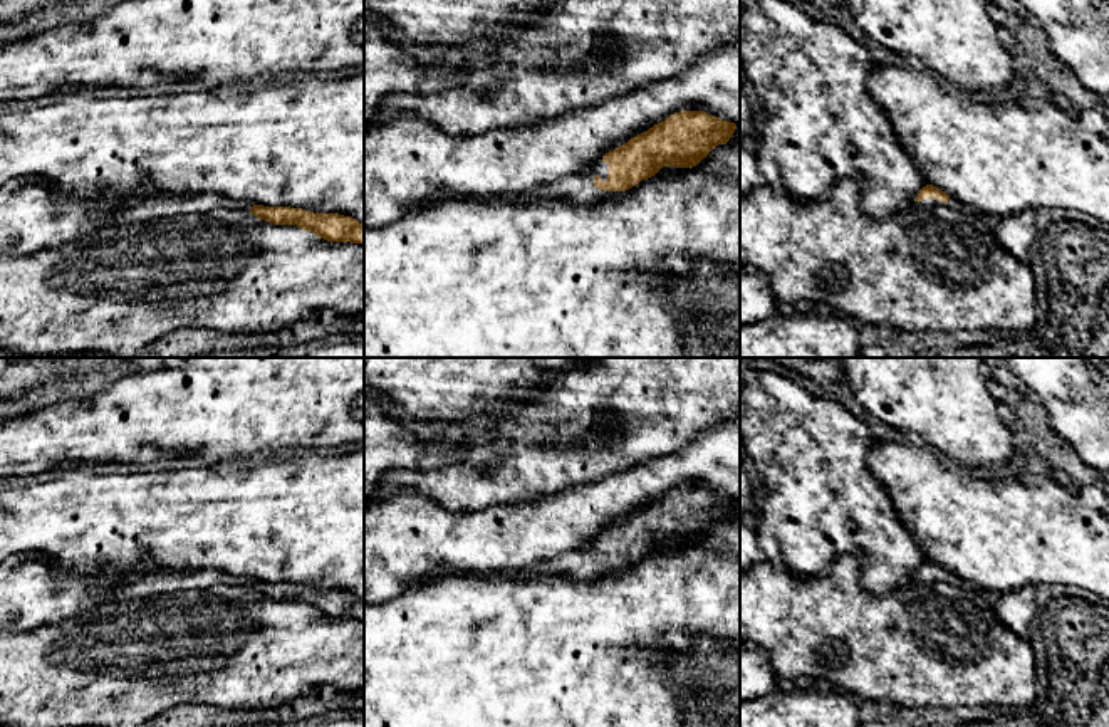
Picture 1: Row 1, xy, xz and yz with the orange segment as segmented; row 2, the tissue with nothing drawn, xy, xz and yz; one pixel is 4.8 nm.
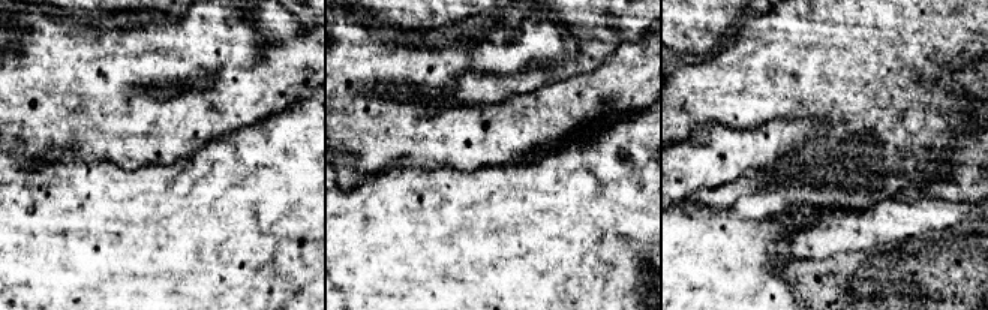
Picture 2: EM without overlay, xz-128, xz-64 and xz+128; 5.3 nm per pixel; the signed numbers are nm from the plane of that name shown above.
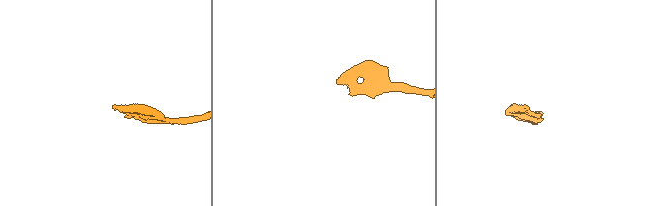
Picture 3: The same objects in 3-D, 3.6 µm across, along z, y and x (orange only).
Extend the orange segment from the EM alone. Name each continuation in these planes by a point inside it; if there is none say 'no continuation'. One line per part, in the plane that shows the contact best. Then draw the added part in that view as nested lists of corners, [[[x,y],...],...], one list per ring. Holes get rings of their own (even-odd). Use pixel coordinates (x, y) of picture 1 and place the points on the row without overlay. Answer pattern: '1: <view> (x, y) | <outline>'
1: xz (579, 564) | [[[601,534],[581,549],[569,551],[549,561],[542,561],[532,567],[513,569],[508,573],[518,579],[535,579],[544,576],[562,574],[582,583],[591,583],[622,569],[609,566],[604,567],[594,562],[594,554],[599,552],[602,557],[606,557],[607,547],[609,541],[604,539]]]

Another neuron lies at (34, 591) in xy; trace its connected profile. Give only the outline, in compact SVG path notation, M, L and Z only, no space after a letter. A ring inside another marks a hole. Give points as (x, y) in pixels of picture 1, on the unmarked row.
M10 556L0 562L0 630L23 631L70 620L91 604L114 599L121 581L159 573L146 556L136 573L101 567L79 573L40 557Z

